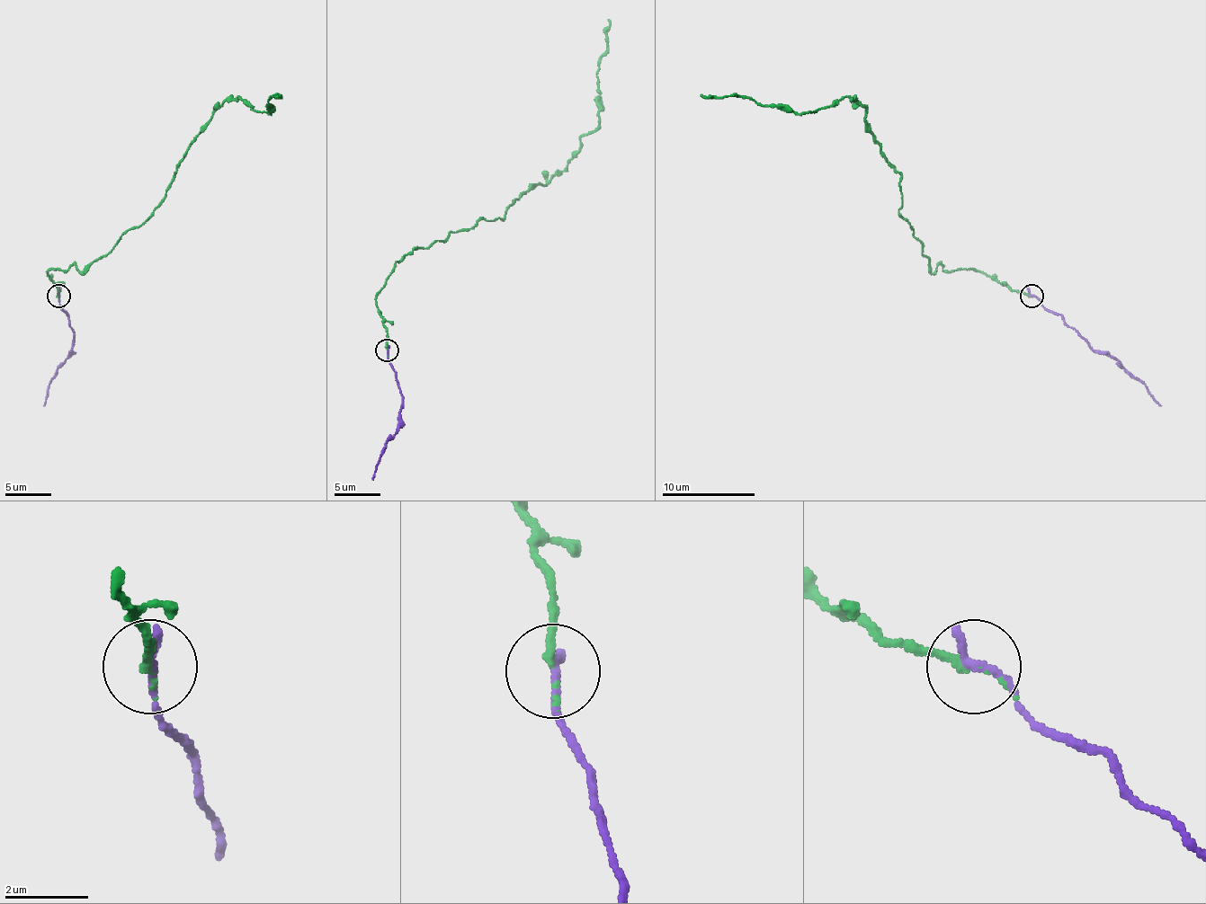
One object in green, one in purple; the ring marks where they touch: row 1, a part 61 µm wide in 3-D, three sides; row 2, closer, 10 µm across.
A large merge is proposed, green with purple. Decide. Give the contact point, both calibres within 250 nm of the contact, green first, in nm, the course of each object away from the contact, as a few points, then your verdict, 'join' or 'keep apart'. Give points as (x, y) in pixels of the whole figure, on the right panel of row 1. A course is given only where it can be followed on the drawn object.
place (1031, 296); calibres 170 and 240 nm; course green (1032, 296), (974, 270), (940, 264), (930, 270), (897, 210), (897, 172), (856, 100), (808, 113), (701, 95); course purple (1032, 296), (1058, 313), (1094, 350), (1113, 356), (1162, 405); join

